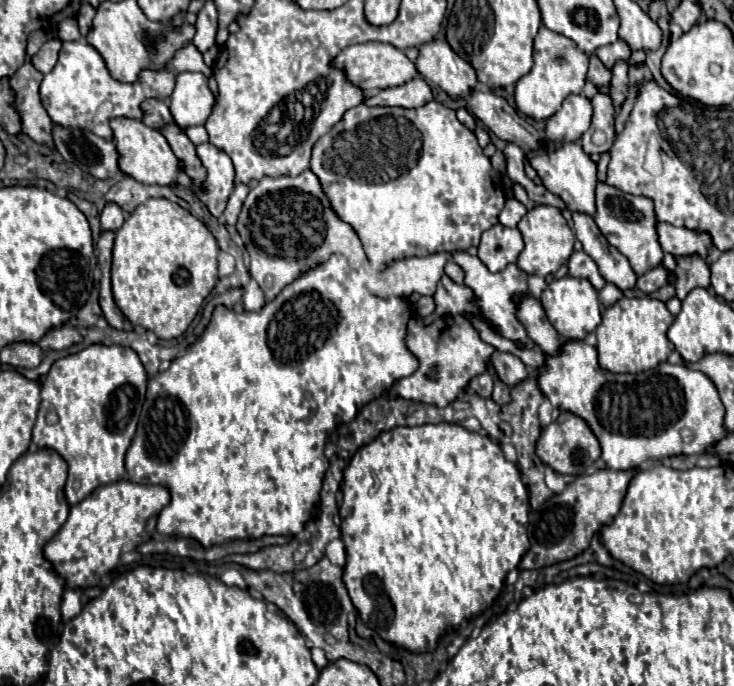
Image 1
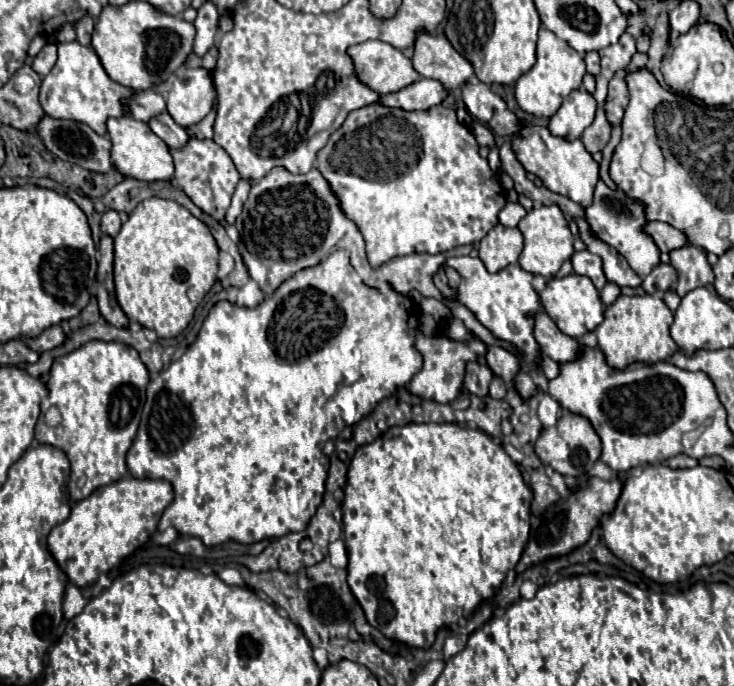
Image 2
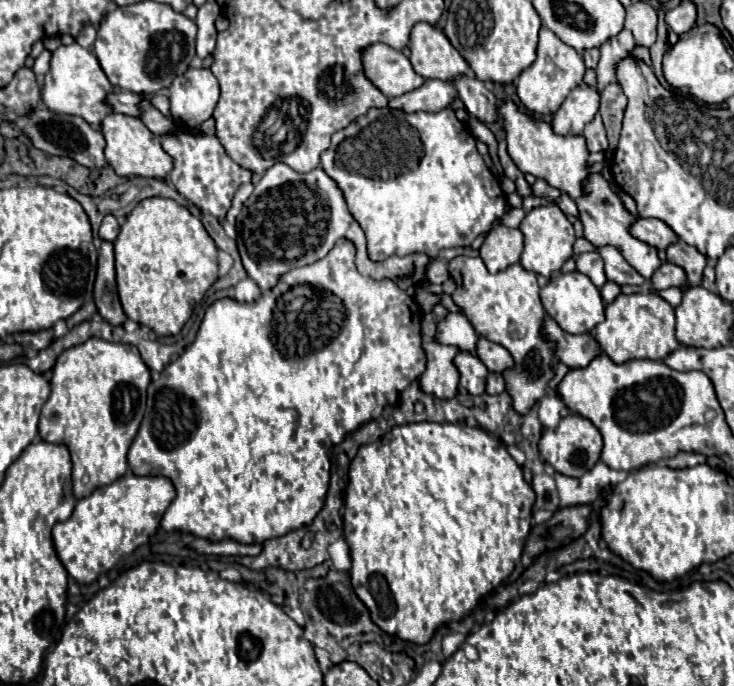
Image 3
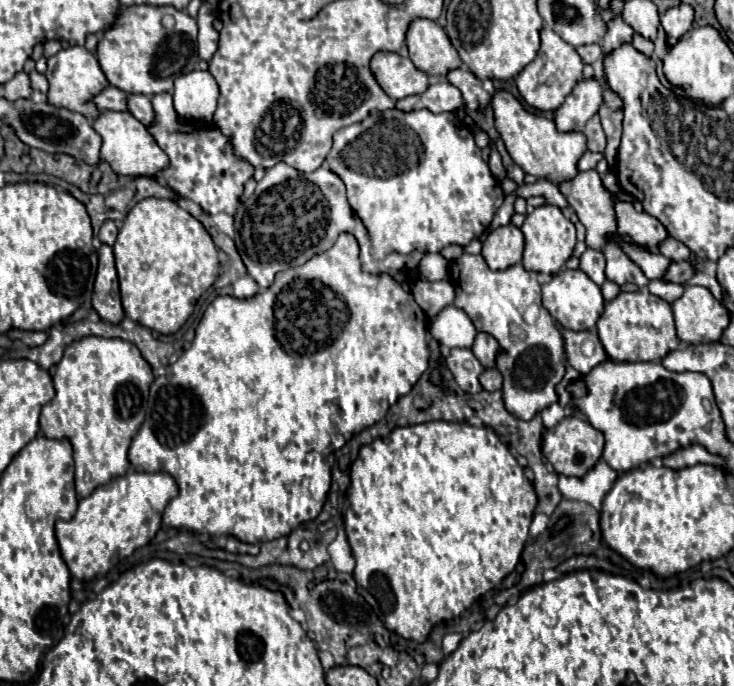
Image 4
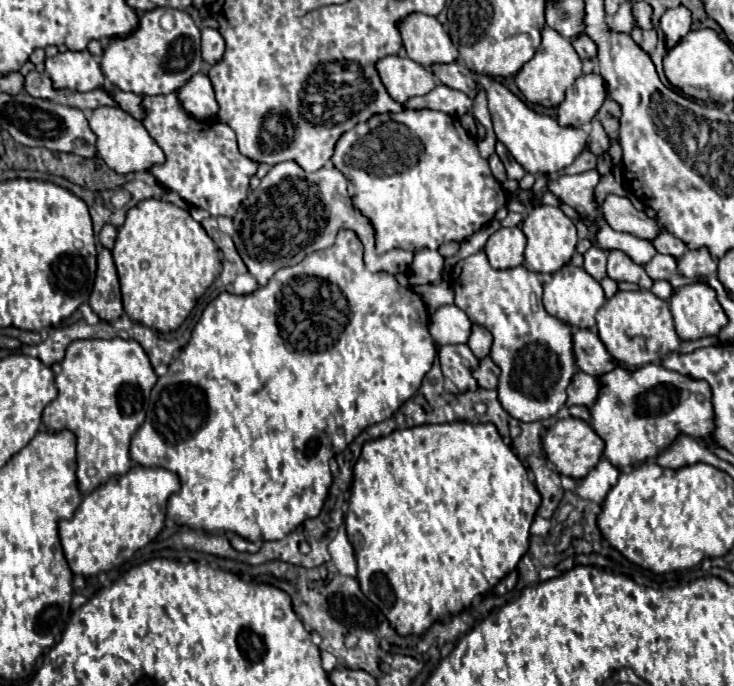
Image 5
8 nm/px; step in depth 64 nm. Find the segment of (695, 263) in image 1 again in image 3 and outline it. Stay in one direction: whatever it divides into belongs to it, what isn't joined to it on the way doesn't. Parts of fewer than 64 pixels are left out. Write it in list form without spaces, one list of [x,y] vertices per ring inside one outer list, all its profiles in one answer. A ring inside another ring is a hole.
[[[678,242],[678,244],[672,244],[672,248],[666,250],[666,256],[668,256],[668,262],[684,268],[686,278],[688,278],[688,286],[686,288],[702,284],[704,268],[706,268],[706,262],[708,262],[708,258],[704,254],[700,254],[690,244]]]

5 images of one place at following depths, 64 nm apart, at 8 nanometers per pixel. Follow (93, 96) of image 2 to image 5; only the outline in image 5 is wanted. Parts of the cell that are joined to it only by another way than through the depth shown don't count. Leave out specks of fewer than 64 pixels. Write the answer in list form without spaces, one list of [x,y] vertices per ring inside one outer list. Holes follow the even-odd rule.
[[[66,50],[58,52],[54,58],[46,58],[46,74],[52,80],[52,86],[56,90],[72,90],[72,92],[90,92],[96,88],[102,88],[106,84],[106,78],[100,70],[100,64],[88,50]]]

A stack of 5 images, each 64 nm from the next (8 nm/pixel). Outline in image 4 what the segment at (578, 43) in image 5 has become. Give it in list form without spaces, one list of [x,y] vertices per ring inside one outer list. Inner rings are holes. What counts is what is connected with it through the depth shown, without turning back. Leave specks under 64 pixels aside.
[[[588,44],[584,48],[578,48],[578,54],[586,64],[594,64],[598,58],[602,58],[602,48],[600,44]]]

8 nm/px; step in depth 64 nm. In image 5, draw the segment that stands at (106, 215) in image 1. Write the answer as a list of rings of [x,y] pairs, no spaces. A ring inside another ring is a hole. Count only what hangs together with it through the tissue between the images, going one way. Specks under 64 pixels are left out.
[[[106,224],[100,234],[98,234],[98,240],[104,248],[112,248],[114,246],[114,240],[116,240],[116,228],[112,224]]]

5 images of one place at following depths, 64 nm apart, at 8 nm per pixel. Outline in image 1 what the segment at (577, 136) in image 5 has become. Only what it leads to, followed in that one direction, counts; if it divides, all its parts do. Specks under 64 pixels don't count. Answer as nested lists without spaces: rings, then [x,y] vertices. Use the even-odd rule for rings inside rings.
[[[572,142],[572,144],[554,144],[554,148],[544,146],[544,148],[536,150],[536,152],[528,152],[526,156],[528,156],[528,160],[532,160],[532,166],[536,168],[538,176],[544,182],[544,186],[552,194],[560,196],[568,210],[594,216],[594,212],[596,212],[594,190],[596,190],[598,183],[597,164],[594,164],[588,158],[588,154],[582,150],[580,144],[576,144],[576,142]]]

